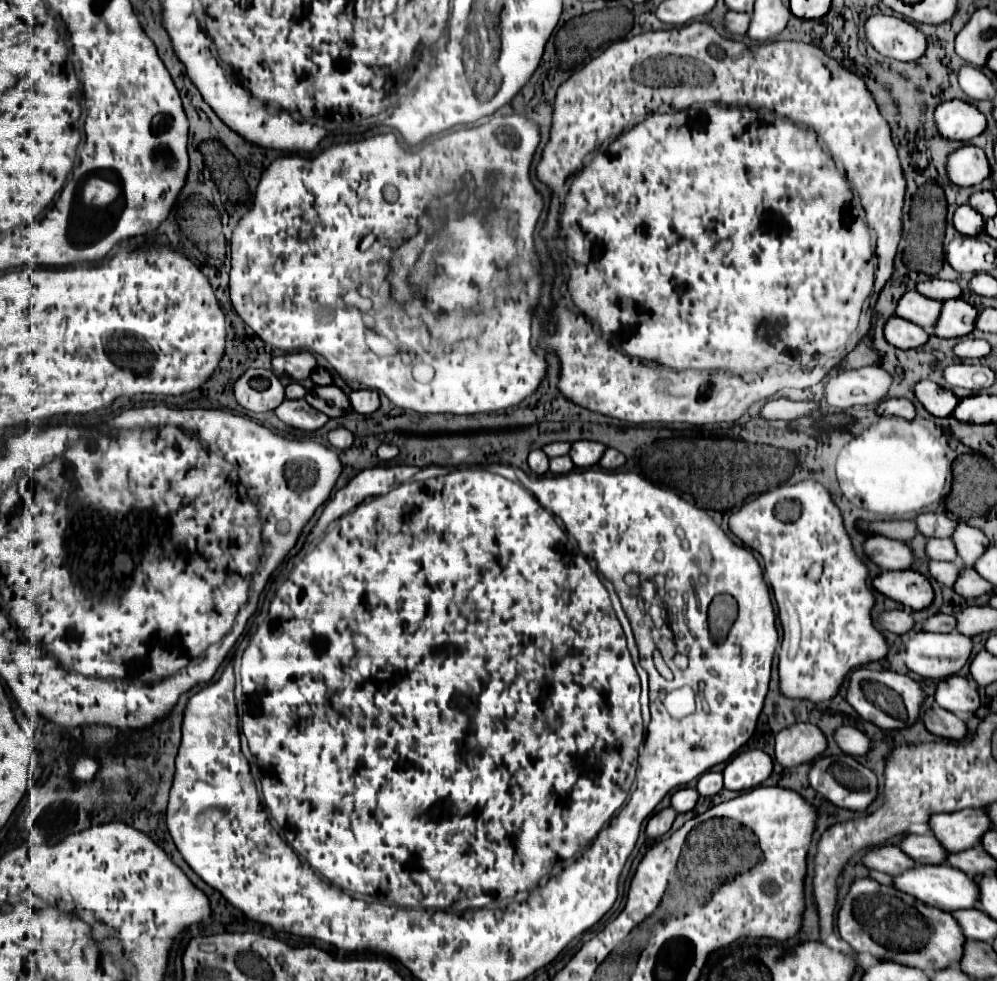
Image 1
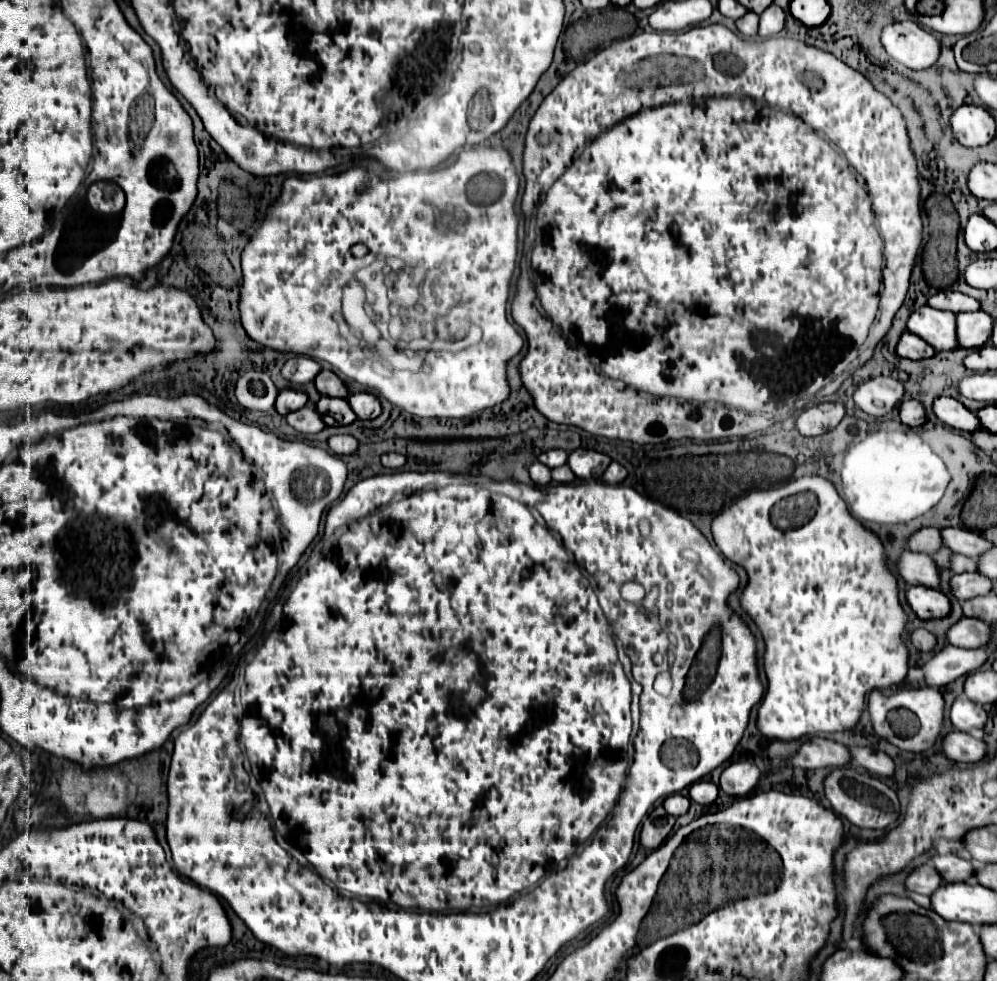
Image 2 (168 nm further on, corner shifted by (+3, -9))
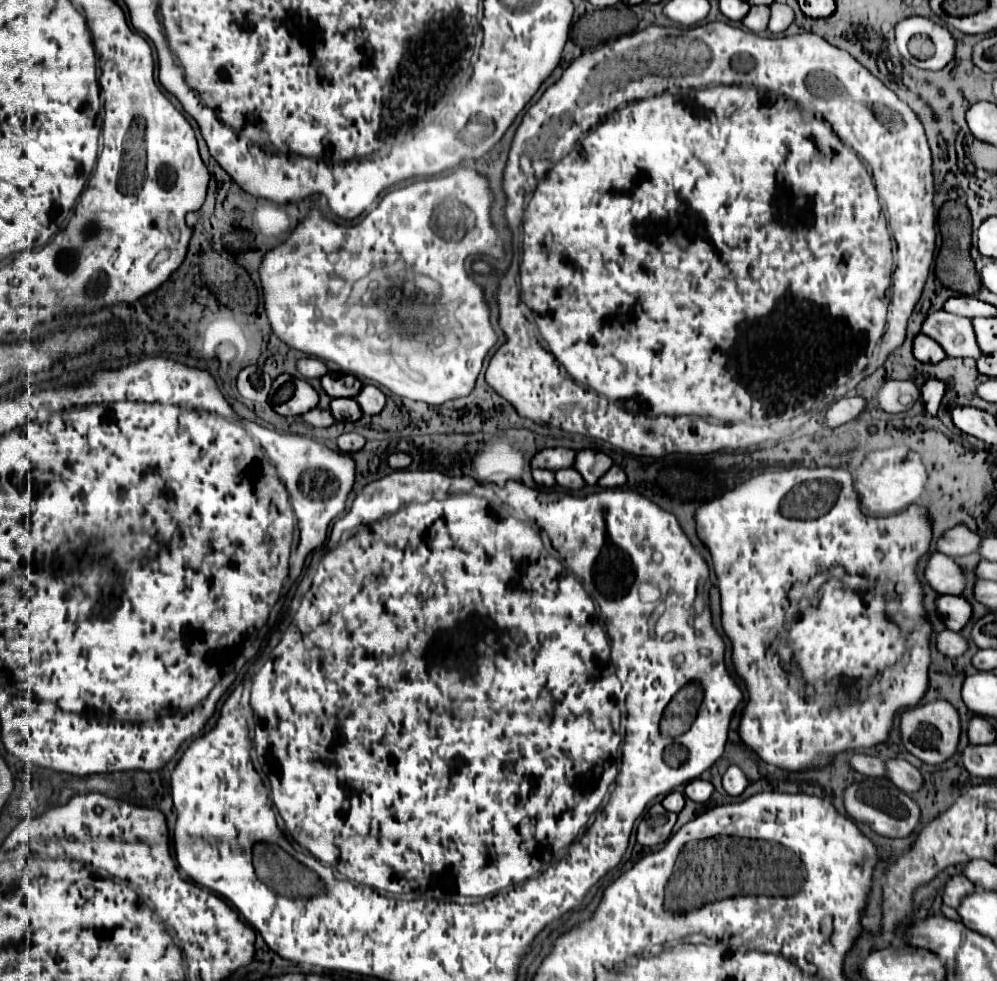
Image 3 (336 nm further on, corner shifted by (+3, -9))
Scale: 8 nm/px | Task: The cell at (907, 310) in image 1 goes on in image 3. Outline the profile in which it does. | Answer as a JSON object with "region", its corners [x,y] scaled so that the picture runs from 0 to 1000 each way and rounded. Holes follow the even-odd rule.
{"region":[[[938,317],[928,325],[924,337],[938,346],[952,364],[984,364],[974,325],[970,323],[960,323],[950,317]]]}

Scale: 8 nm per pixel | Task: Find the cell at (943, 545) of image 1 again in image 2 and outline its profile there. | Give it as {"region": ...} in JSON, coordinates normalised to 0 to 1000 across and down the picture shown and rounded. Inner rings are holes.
{"region":[[[956,564],[954,570],[952,570],[952,580],[954,580],[956,584],[980,582],[980,574],[978,574],[978,570],[974,570],[974,568],[968,568],[968,566],[962,566],[962,564]]]}

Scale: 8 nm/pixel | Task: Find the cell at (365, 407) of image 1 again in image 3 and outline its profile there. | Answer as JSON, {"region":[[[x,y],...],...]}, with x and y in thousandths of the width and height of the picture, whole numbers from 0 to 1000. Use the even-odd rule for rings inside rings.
{"region":[[[366,392],[362,397],[362,401],[358,403],[358,411],[362,413],[364,421],[368,423],[378,423],[382,421],[382,417],[386,415],[386,403],[382,401],[382,397],[378,397],[376,392]]]}

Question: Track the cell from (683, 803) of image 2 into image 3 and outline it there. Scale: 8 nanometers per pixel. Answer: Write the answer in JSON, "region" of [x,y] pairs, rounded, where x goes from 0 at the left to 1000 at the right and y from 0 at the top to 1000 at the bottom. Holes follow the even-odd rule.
{"region":[[[675,806],[665,814],[665,823],[675,829],[681,829],[685,825],[685,821],[687,821],[687,812],[681,806]]]}

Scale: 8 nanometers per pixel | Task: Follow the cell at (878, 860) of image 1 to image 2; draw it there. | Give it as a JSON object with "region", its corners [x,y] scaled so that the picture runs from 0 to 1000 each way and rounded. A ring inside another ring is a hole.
{"region":[[[928,880],[920,886],[916,886],[910,894],[908,894],[908,904],[918,908],[918,910],[924,910],[924,912],[932,912],[940,906],[940,902],[944,902],[946,896],[944,892],[938,888],[938,884],[934,880]]]}

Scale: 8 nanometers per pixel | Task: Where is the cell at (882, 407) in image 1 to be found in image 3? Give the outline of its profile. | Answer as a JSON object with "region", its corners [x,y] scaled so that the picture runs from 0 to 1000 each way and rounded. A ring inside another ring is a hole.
{"region":[[[930,386],[930,390],[926,390],[923,399],[929,420],[933,423],[940,423],[944,407],[948,403],[948,390],[944,390],[942,386]]]}

